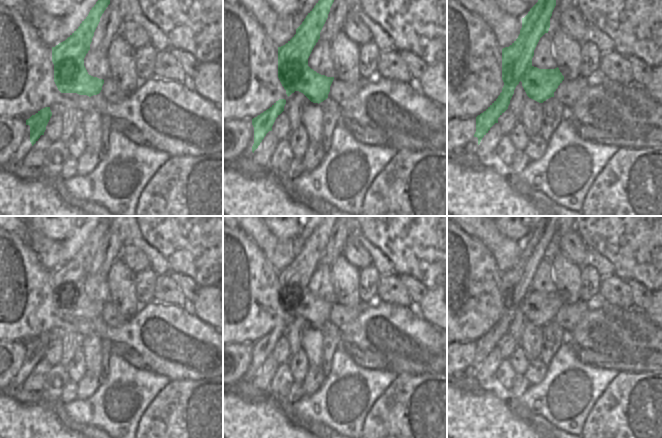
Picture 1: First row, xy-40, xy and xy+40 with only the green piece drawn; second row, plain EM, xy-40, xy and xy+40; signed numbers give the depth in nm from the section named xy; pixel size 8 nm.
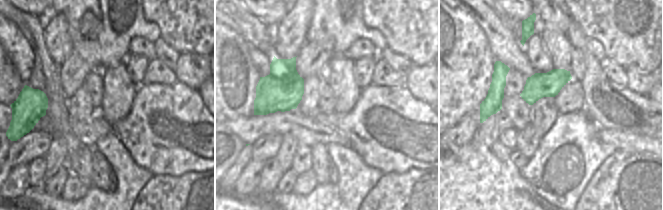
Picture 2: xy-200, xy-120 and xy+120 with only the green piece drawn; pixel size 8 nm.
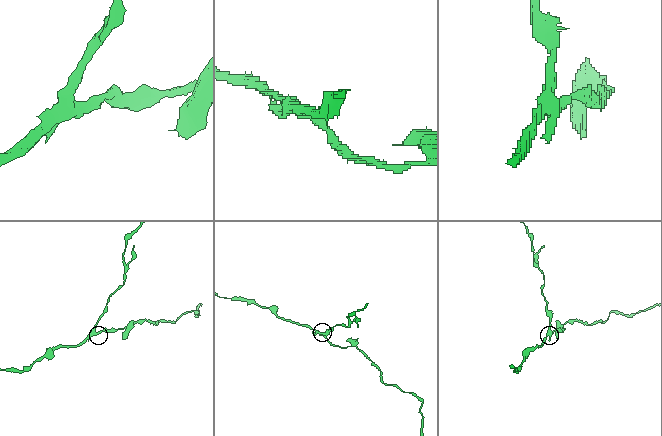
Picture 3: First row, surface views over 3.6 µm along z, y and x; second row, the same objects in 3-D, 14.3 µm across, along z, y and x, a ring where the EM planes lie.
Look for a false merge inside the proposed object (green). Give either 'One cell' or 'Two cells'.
One cell

